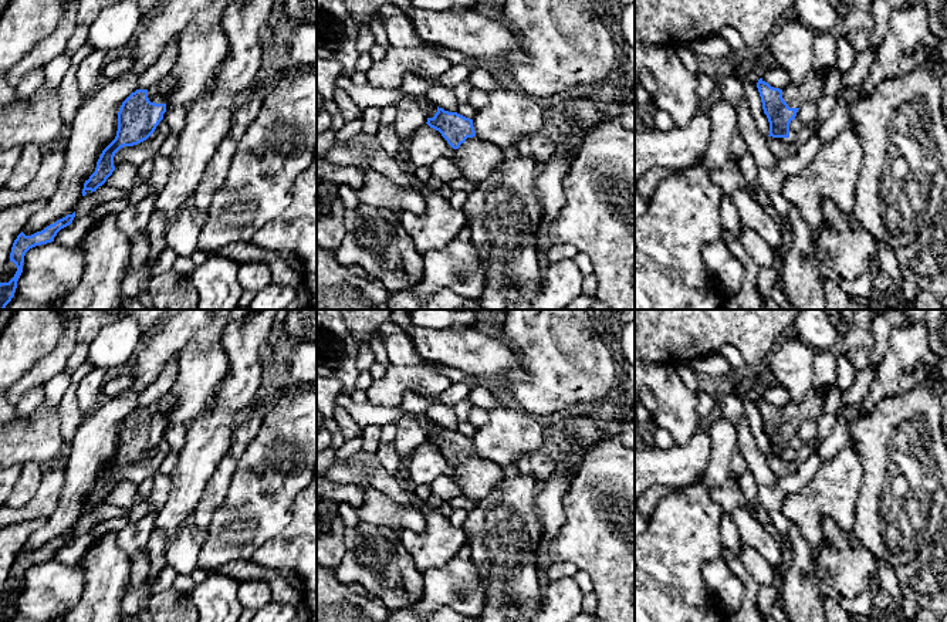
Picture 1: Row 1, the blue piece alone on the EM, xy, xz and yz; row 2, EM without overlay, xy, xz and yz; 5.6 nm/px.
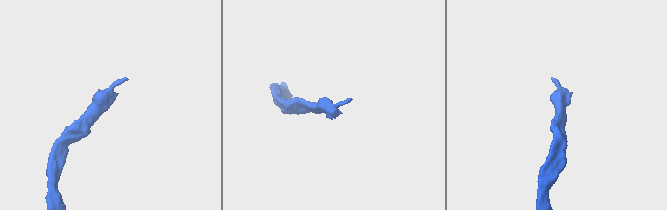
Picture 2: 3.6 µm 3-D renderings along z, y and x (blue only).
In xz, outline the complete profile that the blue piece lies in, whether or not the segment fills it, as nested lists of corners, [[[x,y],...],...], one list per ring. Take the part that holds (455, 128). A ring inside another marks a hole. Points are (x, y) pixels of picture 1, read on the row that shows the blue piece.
[[[437,107],[437,112],[426,124],[442,133],[454,149],[453,160],[463,170],[463,176],[476,183],[504,162],[503,149],[480,139],[470,118]]]

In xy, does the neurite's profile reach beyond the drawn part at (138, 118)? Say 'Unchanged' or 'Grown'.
Grown

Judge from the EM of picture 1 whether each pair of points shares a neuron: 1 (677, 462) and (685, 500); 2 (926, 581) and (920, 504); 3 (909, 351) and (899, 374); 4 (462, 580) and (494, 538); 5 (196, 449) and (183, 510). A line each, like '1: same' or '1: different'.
1: different
2: different
3: same
4: different
5: same

